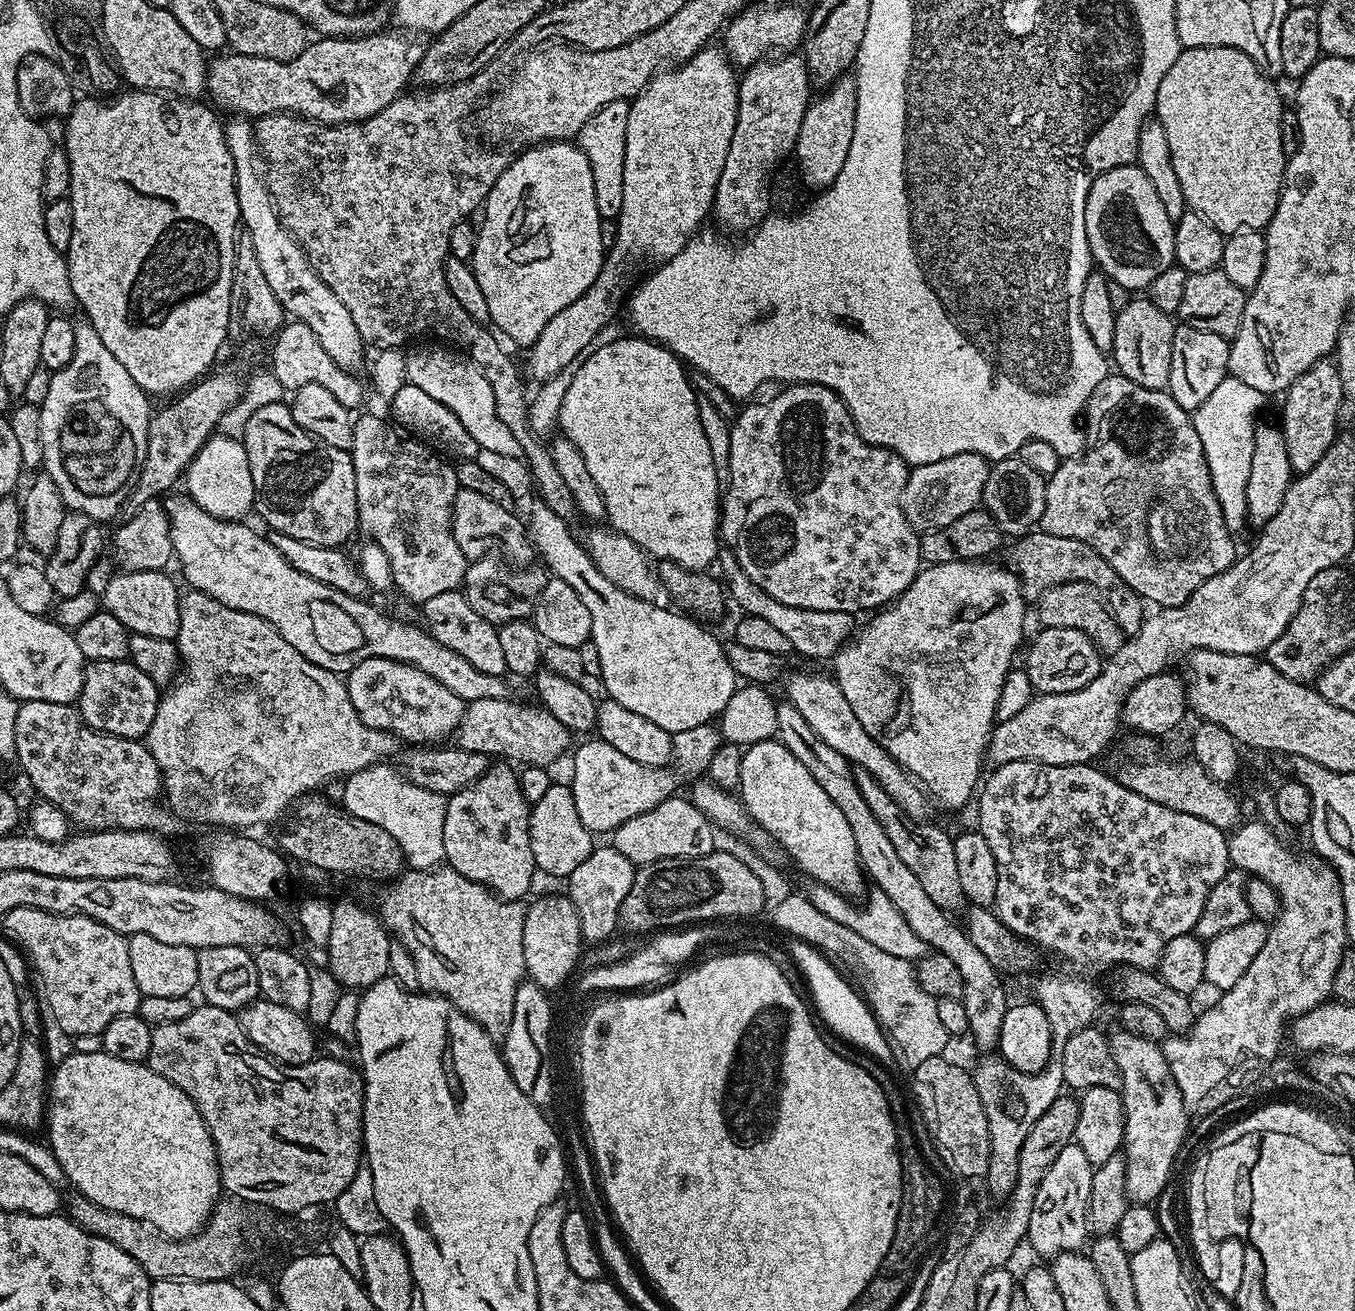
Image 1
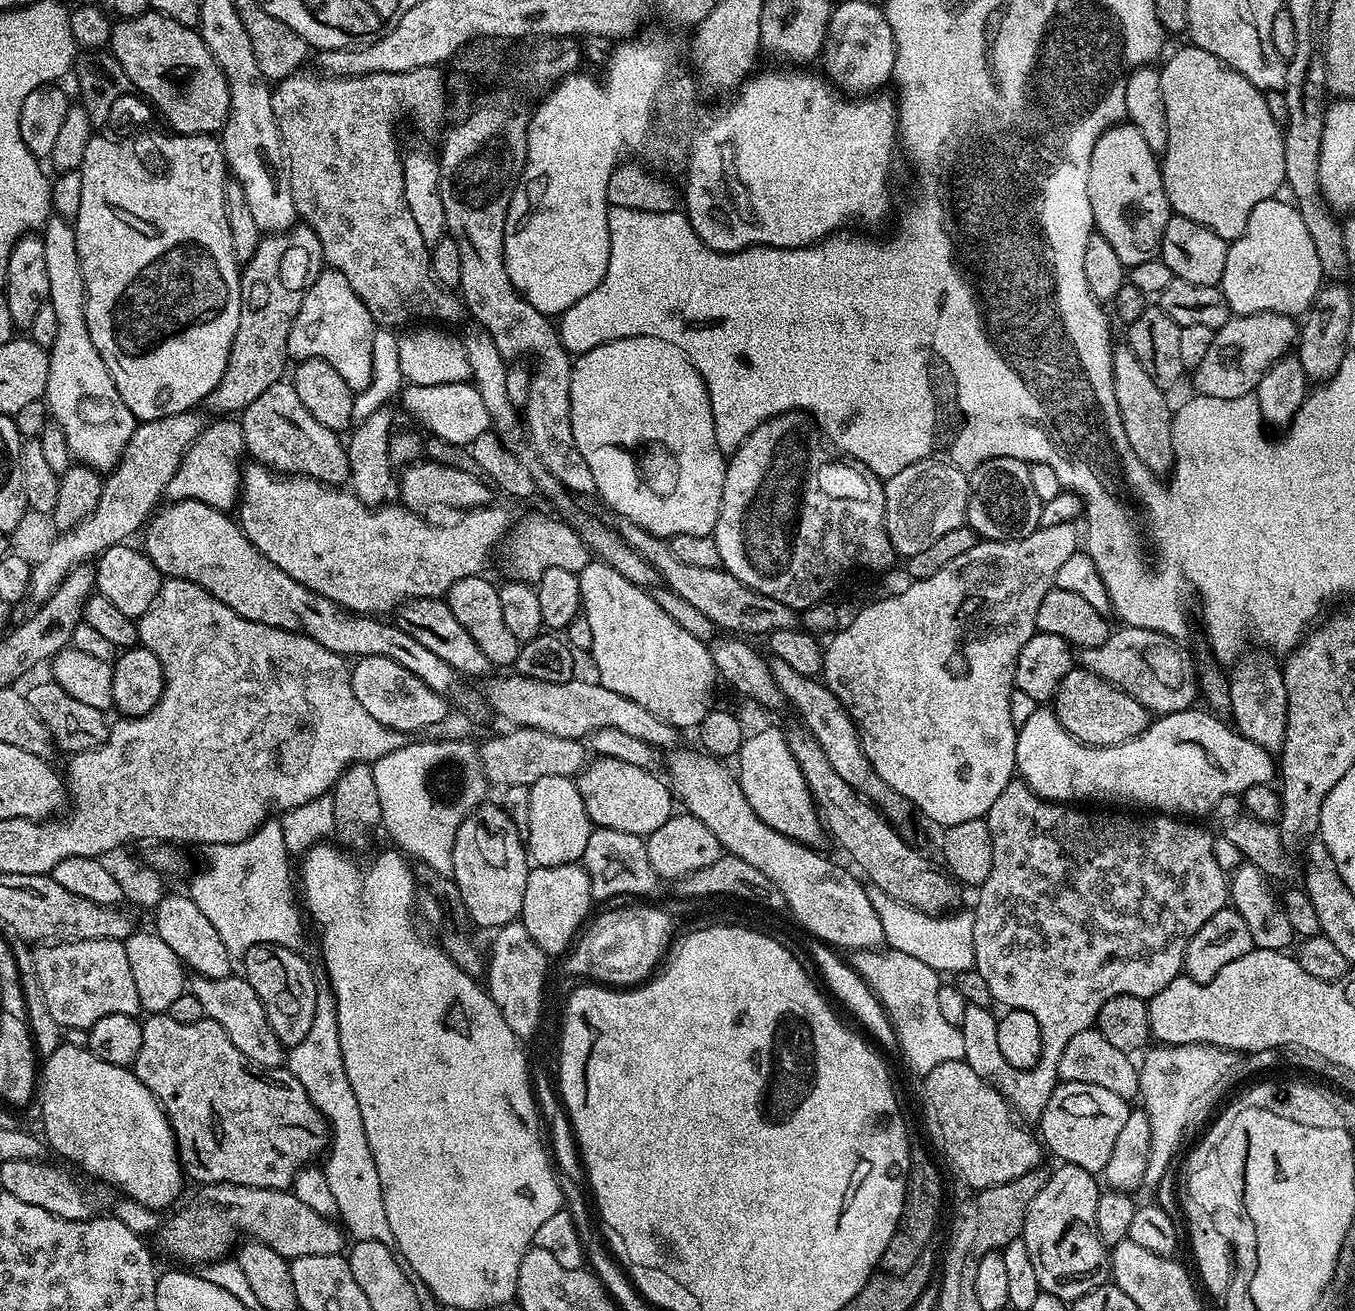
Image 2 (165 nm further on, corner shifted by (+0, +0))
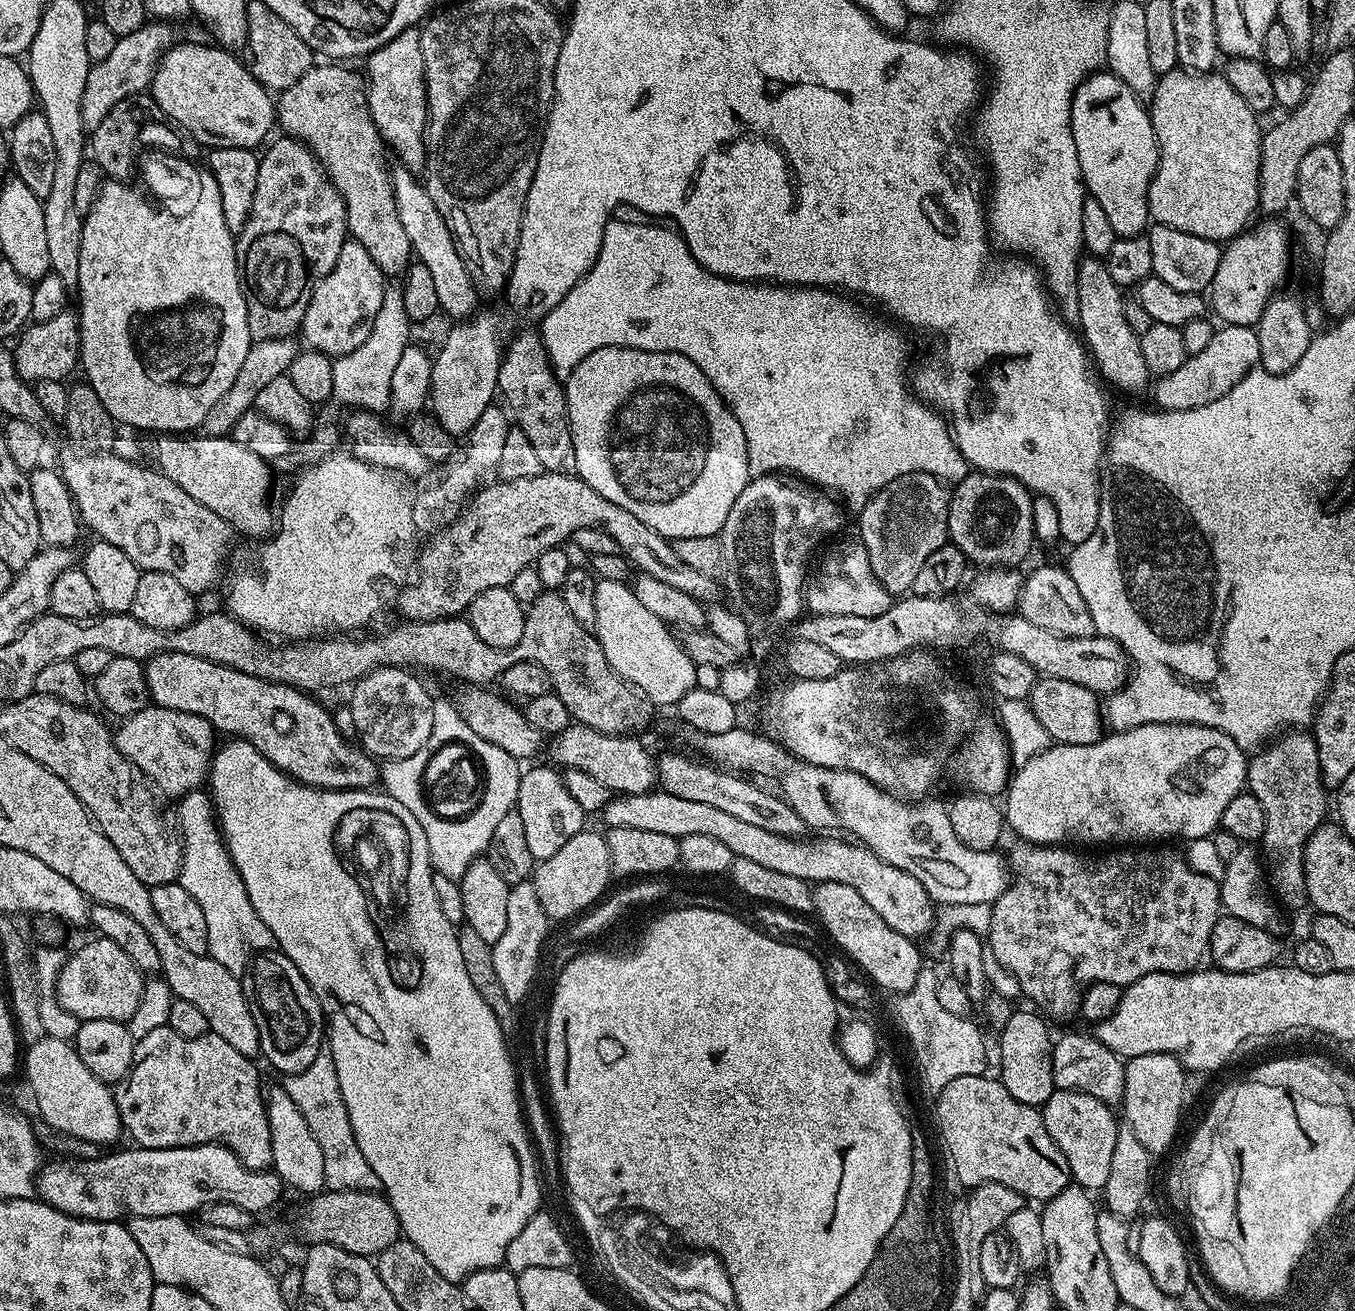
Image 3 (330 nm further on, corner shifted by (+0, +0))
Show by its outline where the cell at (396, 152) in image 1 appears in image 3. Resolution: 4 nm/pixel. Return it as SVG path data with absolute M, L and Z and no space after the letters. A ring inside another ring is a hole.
M320 63L313 66L306 74L302 74L302 78L294 82L294 86L290 86L275 97L276 120L278 128L281 128L279 131L306 145L323 166L333 186L342 194L346 202L349 237L366 246L366 254L374 258L376 265L384 271L385 277L403 277L409 264L413 263L414 253L410 246L410 238L406 238L406 230L402 230L402 221L398 218L398 206L394 206L390 164L384 161L386 150L382 145L379 132L376 131L372 115L368 112L365 81L361 73L359 76L358 73L351 72L343 63Z

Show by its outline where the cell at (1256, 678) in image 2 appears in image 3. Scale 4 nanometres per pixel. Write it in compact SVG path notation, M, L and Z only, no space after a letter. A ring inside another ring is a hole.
M1290 730L1283 733L1278 739L1280 740L1271 741L1251 755L1248 760L1245 785L1247 791L1261 803L1262 812L1266 819L1263 838L1260 841L1260 850L1265 862L1264 866L1271 892L1283 909L1298 910L1302 907L1306 908L1308 904L1305 894L1303 846L1310 834L1327 817L1325 814L1326 795L1328 794L1320 777L1317 744L1311 733L1304 730Z

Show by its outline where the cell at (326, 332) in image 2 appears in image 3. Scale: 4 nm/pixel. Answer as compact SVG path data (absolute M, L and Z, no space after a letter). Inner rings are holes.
M351 238L345 240L338 262L334 262L334 270L316 281L316 289L306 306L302 333L308 339L307 347L333 358L358 350L358 346L370 338L374 318L382 306L385 287L384 271L376 265L374 258L370 258L370 254L366 254L366 246Z

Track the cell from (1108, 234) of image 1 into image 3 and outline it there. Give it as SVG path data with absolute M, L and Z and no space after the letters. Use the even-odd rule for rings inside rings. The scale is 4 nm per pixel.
M1093 72L1078 85L1072 96L1072 137L1078 150L1078 166L1082 170L1087 195L1102 205L1102 211L1114 226L1117 237L1139 236L1149 227L1148 187L1160 161L1160 147L1156 145L1156 135L1152 117L1145 101L1140 100L1111 72Z

